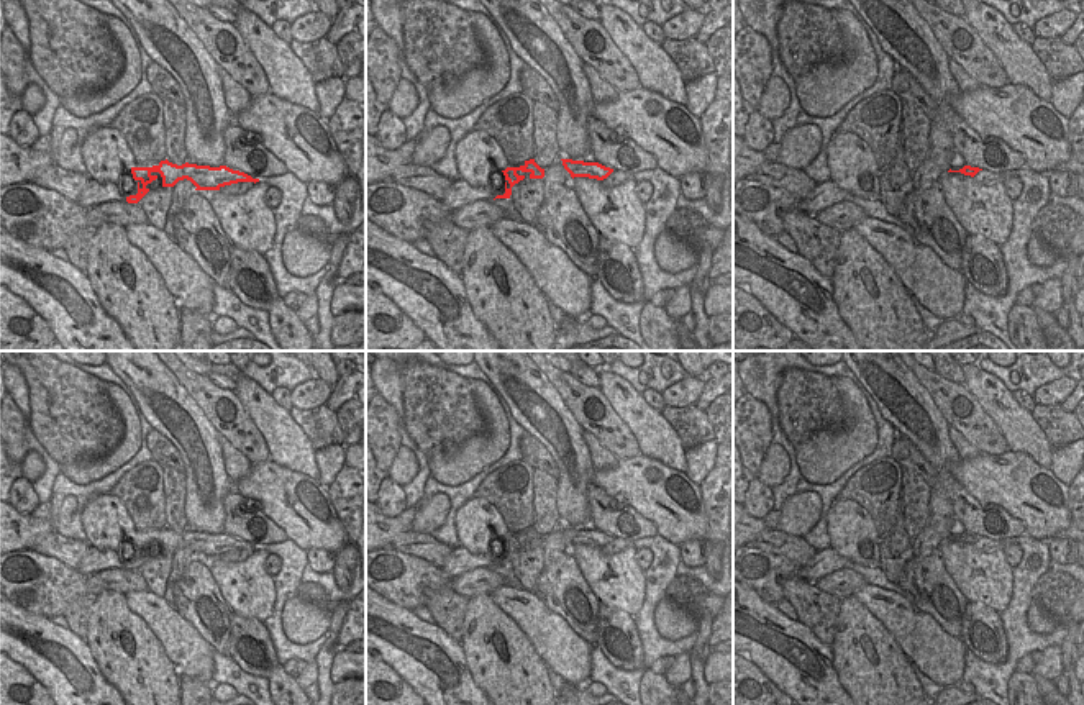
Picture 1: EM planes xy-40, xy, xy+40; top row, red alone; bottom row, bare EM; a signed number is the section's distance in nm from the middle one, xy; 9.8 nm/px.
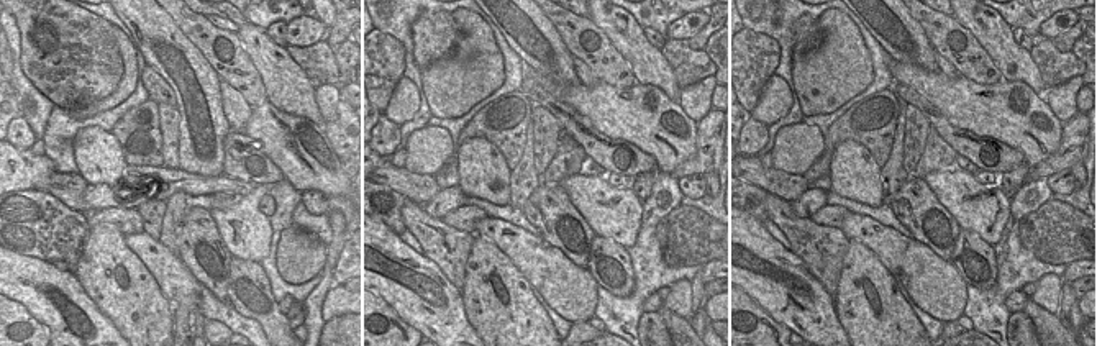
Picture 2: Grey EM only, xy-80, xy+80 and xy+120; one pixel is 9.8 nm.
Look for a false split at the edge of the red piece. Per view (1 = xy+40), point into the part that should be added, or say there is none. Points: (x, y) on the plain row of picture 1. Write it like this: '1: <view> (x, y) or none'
1: none

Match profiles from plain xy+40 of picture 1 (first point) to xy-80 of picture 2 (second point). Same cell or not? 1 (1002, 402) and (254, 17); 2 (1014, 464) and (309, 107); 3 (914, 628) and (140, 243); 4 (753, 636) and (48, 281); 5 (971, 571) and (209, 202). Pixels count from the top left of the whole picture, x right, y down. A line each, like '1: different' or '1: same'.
1: different
2: different
3: same
4: same
5: different

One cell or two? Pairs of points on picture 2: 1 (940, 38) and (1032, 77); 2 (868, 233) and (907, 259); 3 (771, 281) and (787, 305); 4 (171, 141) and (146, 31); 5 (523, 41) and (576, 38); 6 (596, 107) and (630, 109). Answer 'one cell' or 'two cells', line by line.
1: two cells
2: one cell
3: one cell
4: two cells
5: two cells
6: one cell

